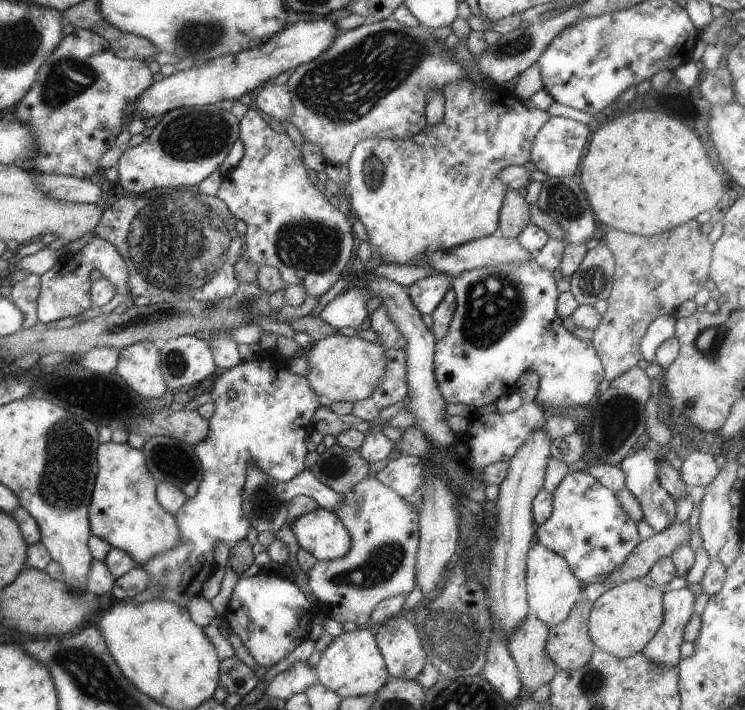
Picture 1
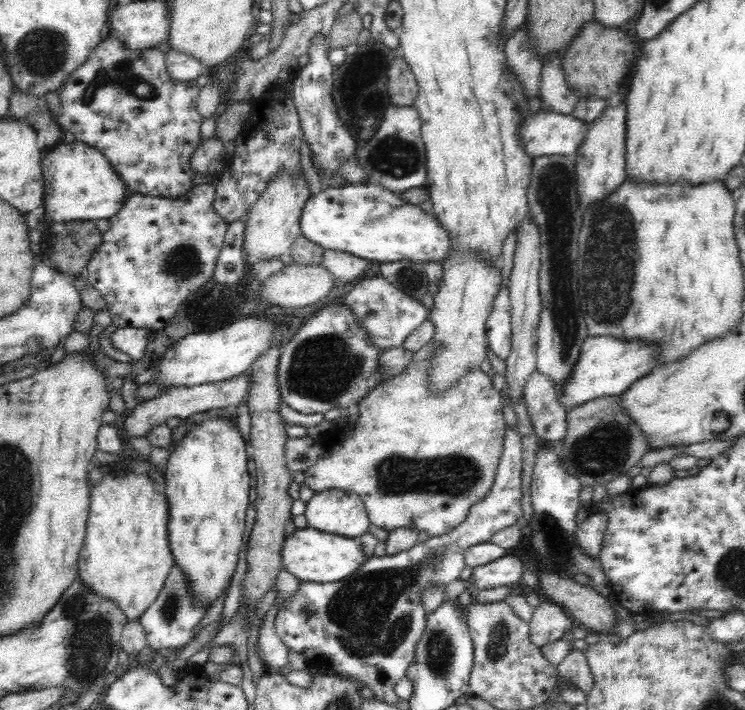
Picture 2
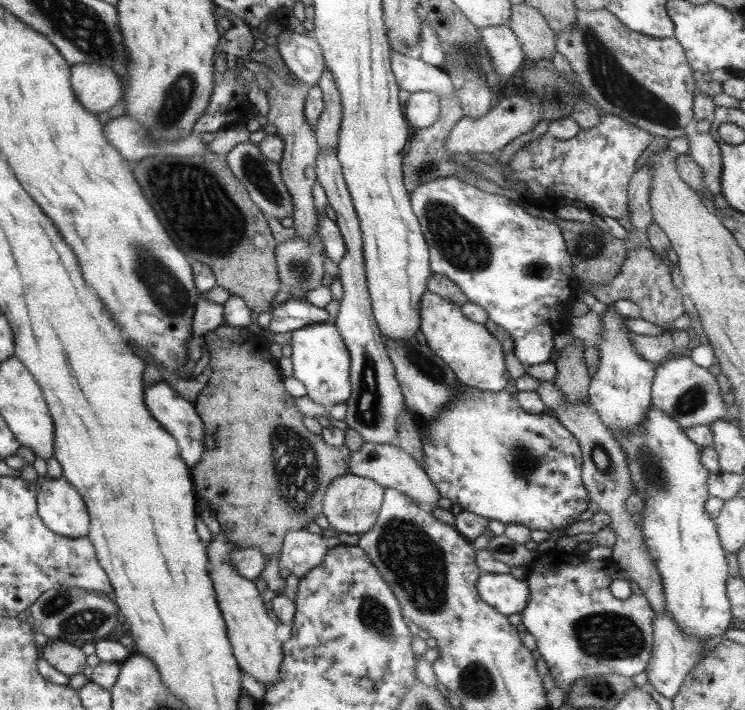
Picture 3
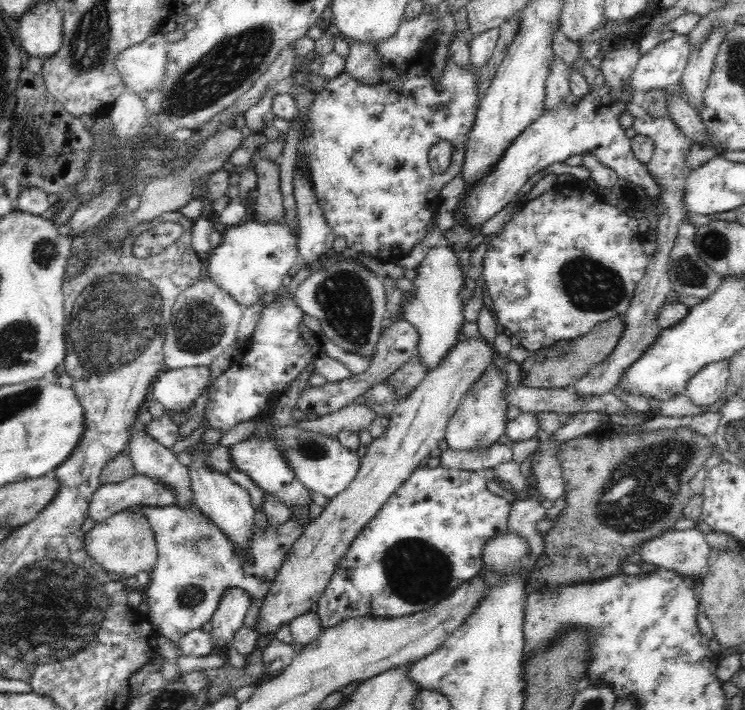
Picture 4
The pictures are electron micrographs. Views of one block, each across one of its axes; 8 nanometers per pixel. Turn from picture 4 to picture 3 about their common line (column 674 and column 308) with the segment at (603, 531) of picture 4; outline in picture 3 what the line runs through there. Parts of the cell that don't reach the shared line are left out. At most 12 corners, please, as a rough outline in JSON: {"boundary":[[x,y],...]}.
{"boundary":[[214,331],[190,468],[227,542],[281,554],[350,451],[305,428],[270,342]]}

